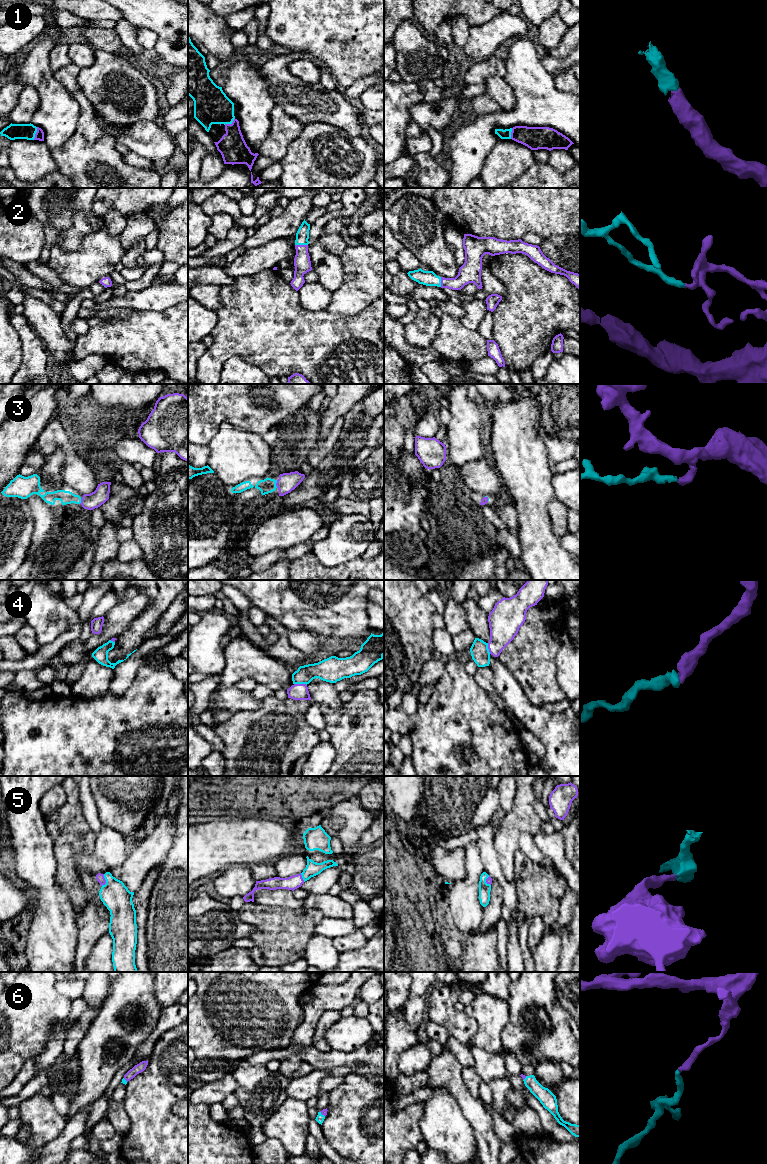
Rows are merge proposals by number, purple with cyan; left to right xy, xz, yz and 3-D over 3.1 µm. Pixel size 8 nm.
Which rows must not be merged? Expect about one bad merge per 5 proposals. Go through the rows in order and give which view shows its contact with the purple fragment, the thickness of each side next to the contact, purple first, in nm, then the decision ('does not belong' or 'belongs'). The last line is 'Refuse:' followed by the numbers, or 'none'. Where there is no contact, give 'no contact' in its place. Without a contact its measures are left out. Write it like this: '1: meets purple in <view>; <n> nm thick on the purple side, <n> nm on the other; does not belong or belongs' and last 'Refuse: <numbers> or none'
1: meets purple in xy; 70 nm thick on the purple side, 130 nm on the other; belongs
2: meets purple in xz; 140 nm thick on the purple side, 110 nm on the other; belongs
3: meets purple in xz; 150 nm thick on the purple side, 120 nm on the other; belongs
4: meets purple in xz; 130 nm thick on the purple side, 180 nm on the other; belongs
5: meets purple in xy; 70 nm thick on the purple side, 220 nm on the other; belongs
6: meets purple in xz; 50 nm thick on the purple side, 70 nm on the other; belongs
Refuse: none

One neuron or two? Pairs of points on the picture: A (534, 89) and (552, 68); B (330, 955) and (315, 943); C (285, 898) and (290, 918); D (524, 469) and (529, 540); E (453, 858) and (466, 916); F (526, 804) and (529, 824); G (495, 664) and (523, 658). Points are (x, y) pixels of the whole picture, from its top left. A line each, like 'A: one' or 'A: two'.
A: two
B: one
C: two
D: one
E: two
F: one
G: two

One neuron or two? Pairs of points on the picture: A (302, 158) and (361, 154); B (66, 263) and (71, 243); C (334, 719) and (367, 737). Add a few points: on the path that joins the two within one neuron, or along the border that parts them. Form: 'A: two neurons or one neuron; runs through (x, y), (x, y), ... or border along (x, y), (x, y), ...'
A: one neuron; runs through (317, 158), (346, 158)
B: two neurons; border along (87, 236), (74, 250), (62, 250), (54, 244)
C: one neuron; runs through (342, 724), (359, 731)

